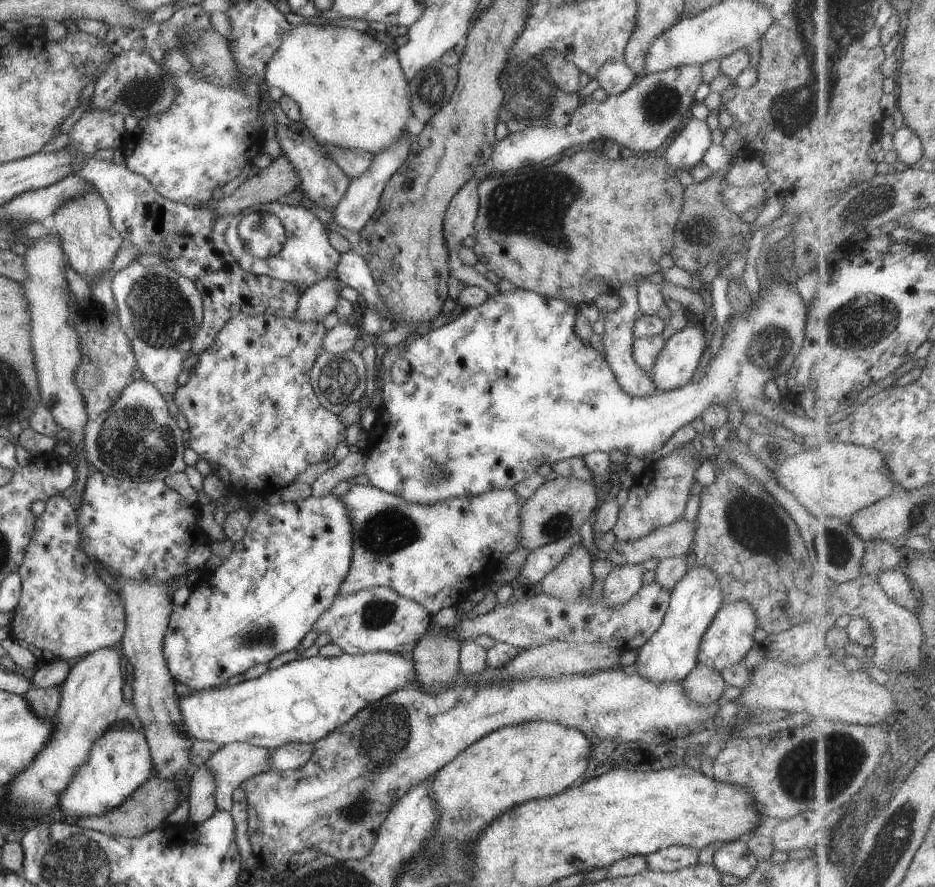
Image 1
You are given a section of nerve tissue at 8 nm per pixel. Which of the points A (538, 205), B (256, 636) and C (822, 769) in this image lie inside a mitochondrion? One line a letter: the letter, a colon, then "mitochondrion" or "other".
A: mitochondrion
B: mitochondrion
C: mitochondrion

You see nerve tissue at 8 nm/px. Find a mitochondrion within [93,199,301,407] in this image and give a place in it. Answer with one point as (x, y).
(161, 315)

